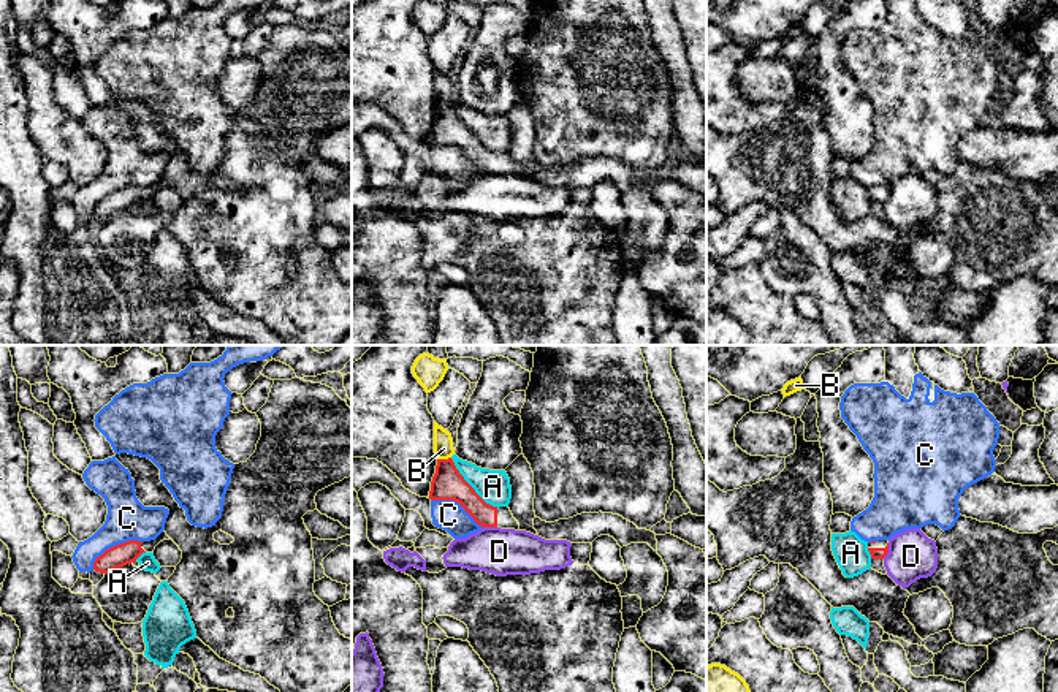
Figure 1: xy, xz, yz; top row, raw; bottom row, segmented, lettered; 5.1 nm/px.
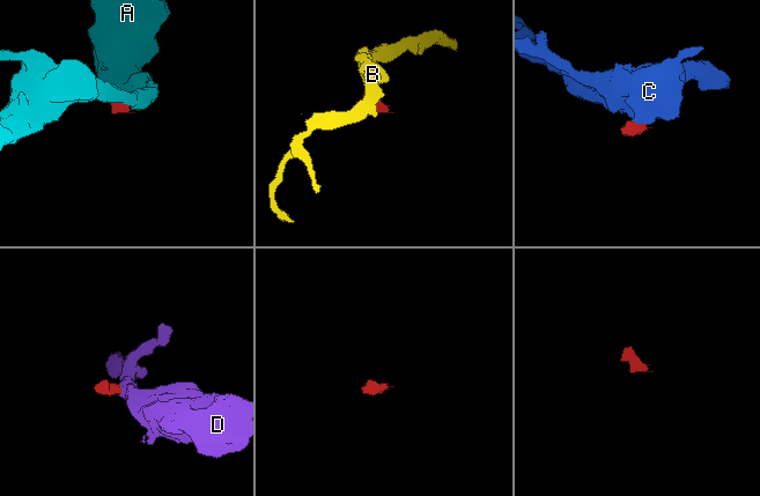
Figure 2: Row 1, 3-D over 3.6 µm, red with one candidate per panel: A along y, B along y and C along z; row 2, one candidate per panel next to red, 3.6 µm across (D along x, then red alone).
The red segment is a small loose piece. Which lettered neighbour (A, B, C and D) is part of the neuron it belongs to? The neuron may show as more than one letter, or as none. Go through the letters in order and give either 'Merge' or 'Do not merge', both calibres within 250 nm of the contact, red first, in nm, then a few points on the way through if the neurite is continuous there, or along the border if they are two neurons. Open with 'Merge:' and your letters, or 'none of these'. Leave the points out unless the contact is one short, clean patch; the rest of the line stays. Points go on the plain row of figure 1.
Merge: none of these
A: Do not merge. Thickness 160 nm (red) against 170 nm. Boundary: xz (450, 103), (463, 124), (487, 148), (498, 152)
B: Do not merge. Thickness 160 nm (red) against 100 nm. Boundary: xz (450, 102), (437, 105)
C: Do not merge. Thickness 120 nm (red) against 220 nm. Boundary: xy (141, 186), (125, 186), (106, 193), (95, 205), (92, 214)
D: Do not merge. Thickness 60 nm (red) against 240 nm. Boundary: yz (889, 189), (889, 197), (882, 203)

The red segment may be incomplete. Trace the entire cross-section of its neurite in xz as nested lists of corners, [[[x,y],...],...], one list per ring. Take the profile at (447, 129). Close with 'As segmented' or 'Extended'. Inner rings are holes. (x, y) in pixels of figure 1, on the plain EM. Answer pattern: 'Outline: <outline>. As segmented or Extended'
Outline: [[[451,103],[437,105],[436,119],[431,127],[431,146],[455,146],[481,173],[500,173],[519,176],[518,166],[508,152],[486,149],[464,125]]]. Extended

